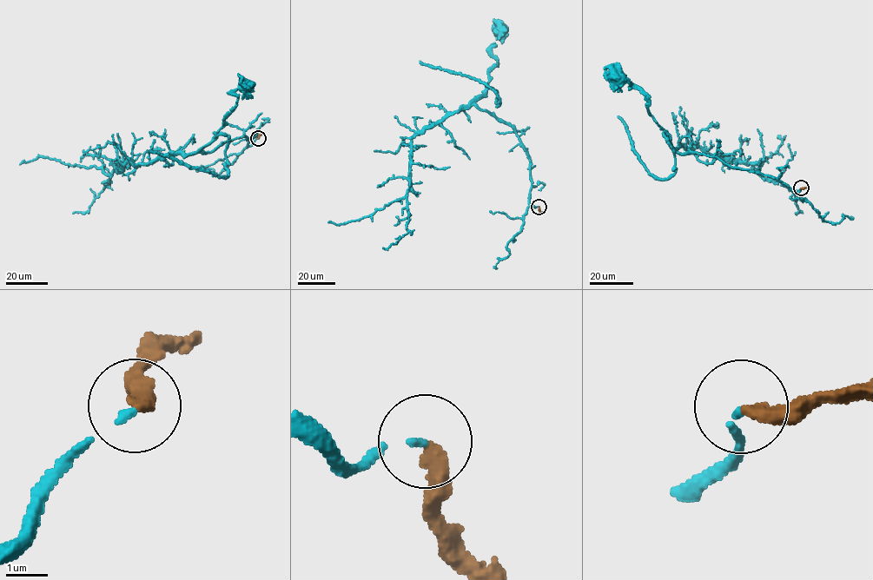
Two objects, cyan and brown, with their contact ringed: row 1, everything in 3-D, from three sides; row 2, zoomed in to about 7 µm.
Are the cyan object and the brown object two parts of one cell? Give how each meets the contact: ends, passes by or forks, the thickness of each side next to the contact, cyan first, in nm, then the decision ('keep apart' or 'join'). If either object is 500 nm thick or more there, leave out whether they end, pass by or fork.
cyan ends; brown ends; calibres 130 and 320 nm; join

